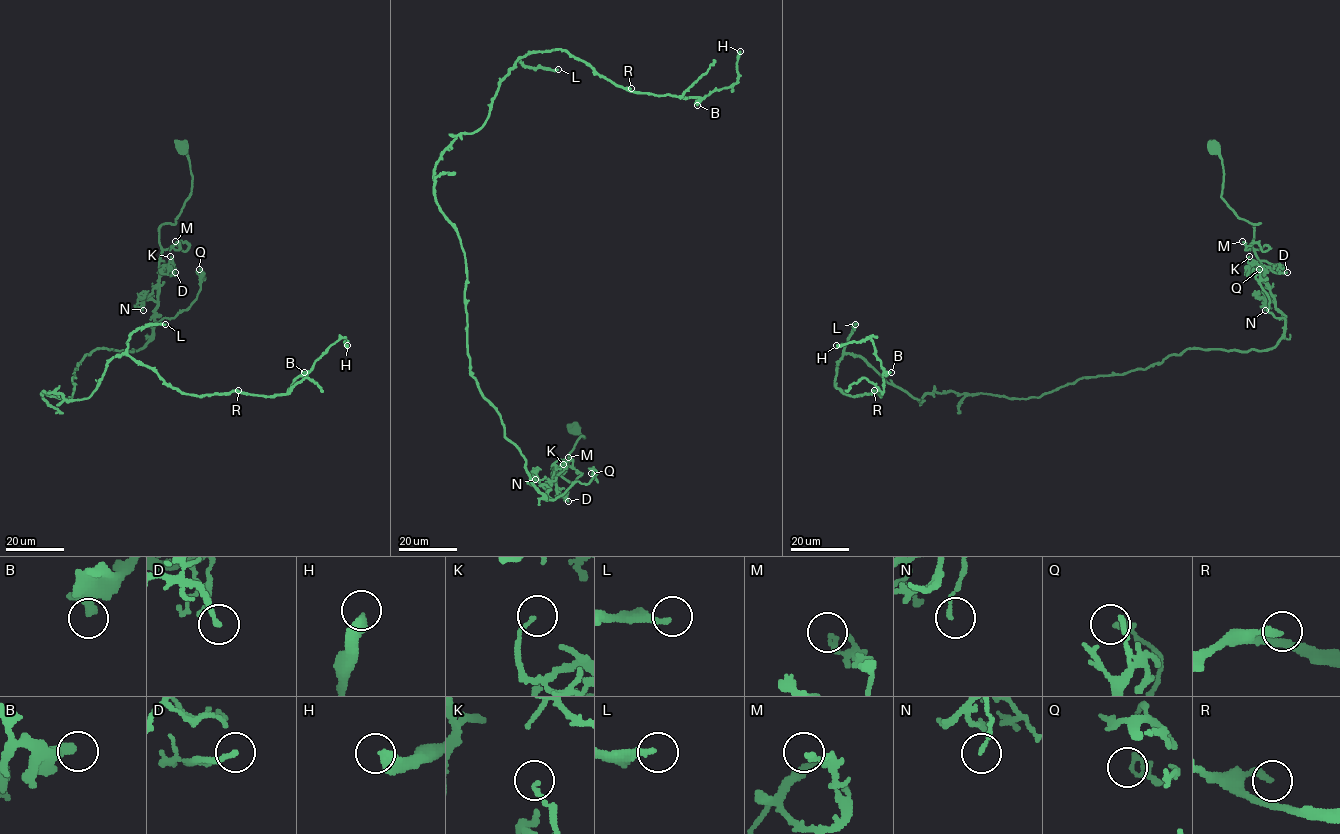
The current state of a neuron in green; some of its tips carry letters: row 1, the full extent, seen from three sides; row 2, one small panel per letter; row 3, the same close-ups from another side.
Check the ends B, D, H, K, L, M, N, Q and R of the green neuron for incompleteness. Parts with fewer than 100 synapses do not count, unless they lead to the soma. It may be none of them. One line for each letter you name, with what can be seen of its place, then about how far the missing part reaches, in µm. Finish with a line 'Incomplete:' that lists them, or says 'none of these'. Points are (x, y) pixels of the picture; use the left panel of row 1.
L: Place: (165, 324). Missing length about 80 µm
Incomplete: L

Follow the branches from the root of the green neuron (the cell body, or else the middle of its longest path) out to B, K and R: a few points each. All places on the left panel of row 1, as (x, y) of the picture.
B: (182, 147), (154, 335), (41, 393), (87, 399), (122, 353), (198, 396), (304, 372)
K: (182, 147), (189, 161), (191, 195), (175, 222), (163, 223), (159, 228), (160, 271), (173, 262), (170, 256)
R: (182, 147), (154, 335), (41, 393), (87, 399), (122, 353), (238, 390)

